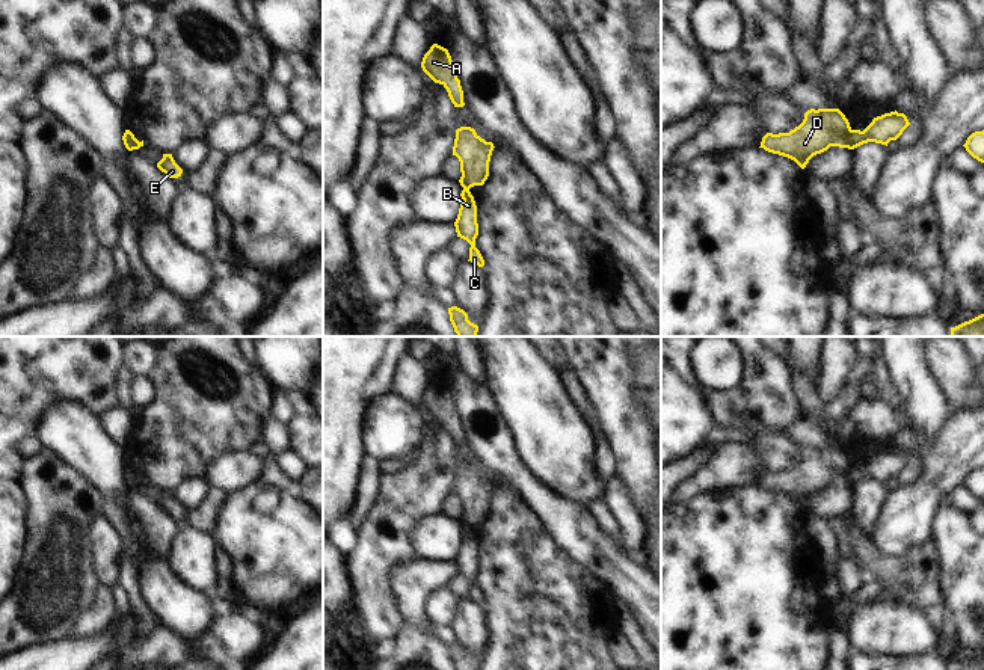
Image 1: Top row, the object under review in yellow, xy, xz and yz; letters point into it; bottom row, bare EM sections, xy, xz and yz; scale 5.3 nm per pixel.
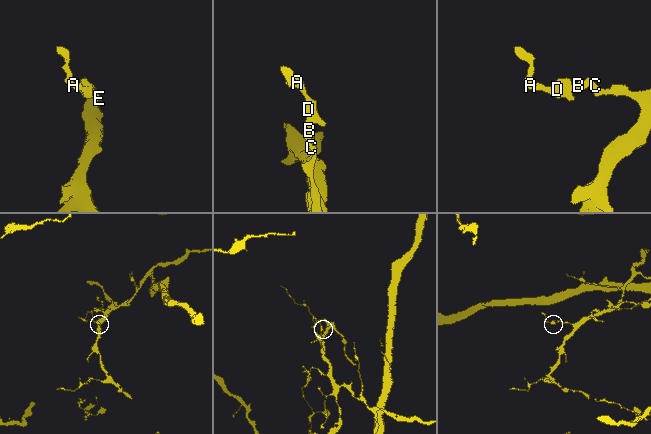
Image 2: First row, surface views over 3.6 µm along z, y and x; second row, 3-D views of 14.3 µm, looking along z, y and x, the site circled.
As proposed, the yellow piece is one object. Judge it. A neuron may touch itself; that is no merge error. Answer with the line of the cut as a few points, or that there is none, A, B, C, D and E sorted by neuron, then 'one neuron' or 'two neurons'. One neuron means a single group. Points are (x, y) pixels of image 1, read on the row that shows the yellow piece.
cut in yz along (851, 130), (844, 147); A D E / B C; two neurons

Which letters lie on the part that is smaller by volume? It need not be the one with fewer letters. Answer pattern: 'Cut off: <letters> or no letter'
Cut off: A, D, E

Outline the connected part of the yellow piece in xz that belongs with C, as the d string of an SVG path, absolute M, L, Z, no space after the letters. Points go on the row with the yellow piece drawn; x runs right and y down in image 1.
M463 189L460 196L463 201L460 204L457 219L454 222L456 232L457 237L466 240L471 244L468 261L477 264L478 267L483 267L484 260L480 250L475 247L475 238L478 235L477 205L469 189Z

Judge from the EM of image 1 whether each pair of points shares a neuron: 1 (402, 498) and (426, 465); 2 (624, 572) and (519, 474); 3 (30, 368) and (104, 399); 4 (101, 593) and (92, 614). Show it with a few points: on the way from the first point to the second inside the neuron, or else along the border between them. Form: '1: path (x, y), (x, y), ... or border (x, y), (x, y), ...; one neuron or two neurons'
1: path (409, 491), (424, 473); one neuron
2: path (596, 551), (544, 501); one neuron
3: path (49, 368), (67, 368), (86, 388); one neuron
4: path (101, 598), (101, 605), (97, 610); one neuron

